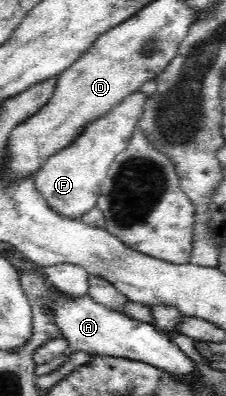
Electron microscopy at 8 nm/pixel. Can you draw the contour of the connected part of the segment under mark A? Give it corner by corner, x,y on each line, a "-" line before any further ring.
46,287
43,297
46,297
46,306
43,306
43,309
46,309
44,313
50,317
53,326
71,348
97,357
127,358
146,362
153,366
163,367
176,375
187,374
191,370
193,361
151,323
133,319
123,310
103,306
103,303
95,301
89,295
84,297
63,295

